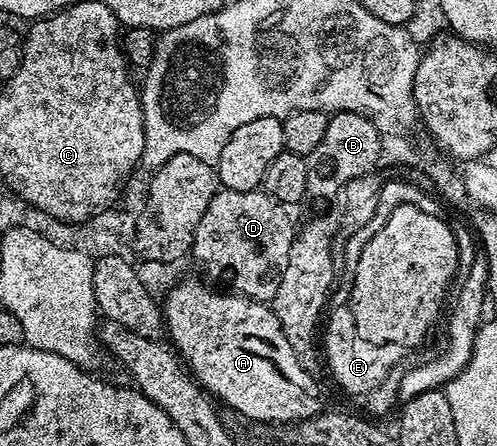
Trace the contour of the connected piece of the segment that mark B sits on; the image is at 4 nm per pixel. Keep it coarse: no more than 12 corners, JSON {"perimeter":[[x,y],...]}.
{"perimeter":[[332,113],[306,157],[306,197],[334,201],[379,166],[382,133]]}

